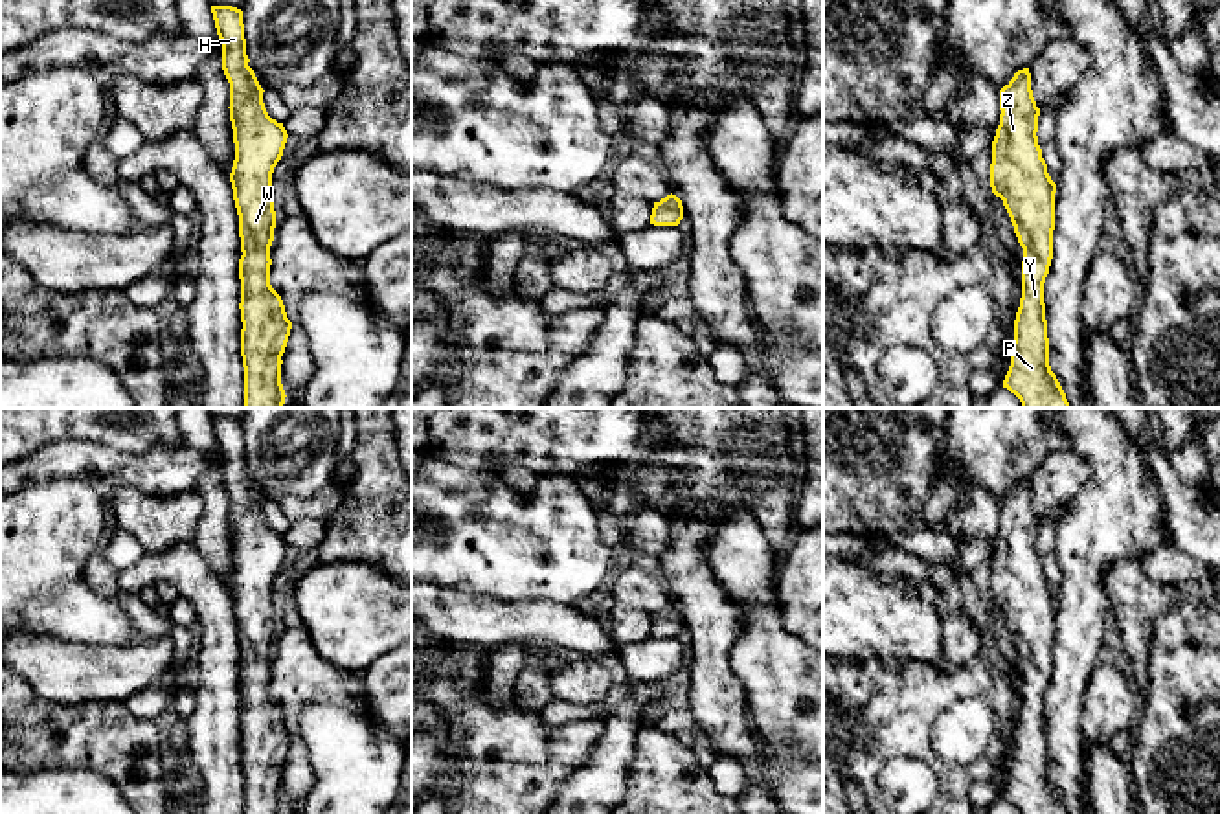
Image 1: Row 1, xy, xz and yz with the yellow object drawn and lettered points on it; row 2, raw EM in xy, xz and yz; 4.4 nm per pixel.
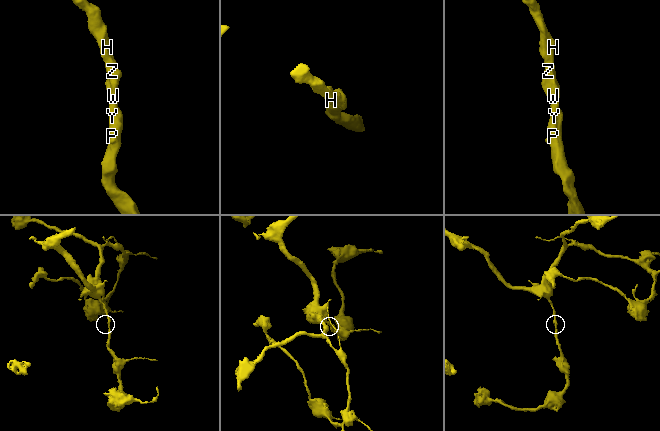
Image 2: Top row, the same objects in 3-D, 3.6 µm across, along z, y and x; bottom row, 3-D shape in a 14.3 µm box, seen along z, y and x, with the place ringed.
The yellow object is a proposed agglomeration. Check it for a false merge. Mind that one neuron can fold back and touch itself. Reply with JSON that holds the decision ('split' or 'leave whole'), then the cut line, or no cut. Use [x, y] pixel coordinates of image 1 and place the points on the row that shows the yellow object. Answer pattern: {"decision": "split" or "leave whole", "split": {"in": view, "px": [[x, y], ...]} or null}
{"decision": "leave whole", "split": null}

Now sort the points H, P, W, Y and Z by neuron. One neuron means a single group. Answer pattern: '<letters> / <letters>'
H P W Y Z

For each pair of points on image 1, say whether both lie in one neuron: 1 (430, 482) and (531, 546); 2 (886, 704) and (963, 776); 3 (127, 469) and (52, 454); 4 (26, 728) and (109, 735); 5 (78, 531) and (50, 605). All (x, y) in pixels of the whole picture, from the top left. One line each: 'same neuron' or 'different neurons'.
1: same neuron
2: same neuron
3: same neuron
4: same neuron
5: different neurons

